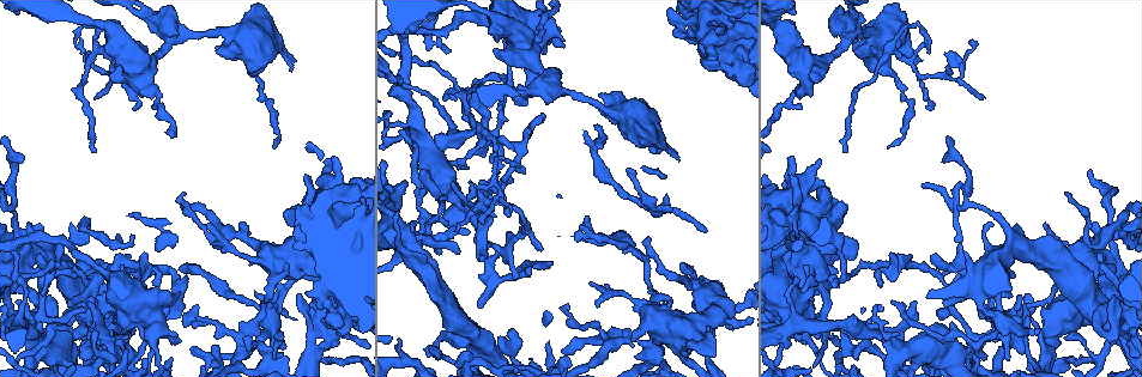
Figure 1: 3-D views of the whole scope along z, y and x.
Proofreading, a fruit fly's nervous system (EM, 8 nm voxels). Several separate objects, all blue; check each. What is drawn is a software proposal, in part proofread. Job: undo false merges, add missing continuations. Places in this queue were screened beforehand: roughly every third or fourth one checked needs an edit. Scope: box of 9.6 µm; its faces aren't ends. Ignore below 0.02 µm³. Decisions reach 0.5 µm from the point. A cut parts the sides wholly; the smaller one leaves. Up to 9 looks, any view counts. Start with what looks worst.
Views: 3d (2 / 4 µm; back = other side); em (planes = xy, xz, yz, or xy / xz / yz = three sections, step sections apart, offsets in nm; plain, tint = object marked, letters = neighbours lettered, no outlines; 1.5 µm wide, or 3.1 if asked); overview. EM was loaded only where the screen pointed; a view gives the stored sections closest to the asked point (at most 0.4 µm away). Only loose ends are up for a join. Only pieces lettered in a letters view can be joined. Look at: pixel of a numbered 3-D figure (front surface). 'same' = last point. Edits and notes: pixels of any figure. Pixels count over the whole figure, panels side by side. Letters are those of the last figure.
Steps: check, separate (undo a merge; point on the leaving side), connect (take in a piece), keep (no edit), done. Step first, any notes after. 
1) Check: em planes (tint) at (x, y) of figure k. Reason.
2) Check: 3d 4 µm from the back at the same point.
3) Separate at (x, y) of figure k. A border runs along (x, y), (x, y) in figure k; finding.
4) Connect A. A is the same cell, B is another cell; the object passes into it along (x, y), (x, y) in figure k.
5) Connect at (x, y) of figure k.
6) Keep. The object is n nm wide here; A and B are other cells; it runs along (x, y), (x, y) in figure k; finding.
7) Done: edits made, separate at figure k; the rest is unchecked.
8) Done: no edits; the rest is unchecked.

Check: em yz step 8 (tint) at (945, 340) of figure 1. Thick turns thin.

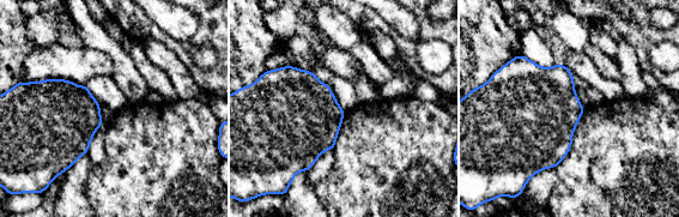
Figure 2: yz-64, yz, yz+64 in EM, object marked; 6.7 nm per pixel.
Check: em planes (letters) at the same point. Another direction.

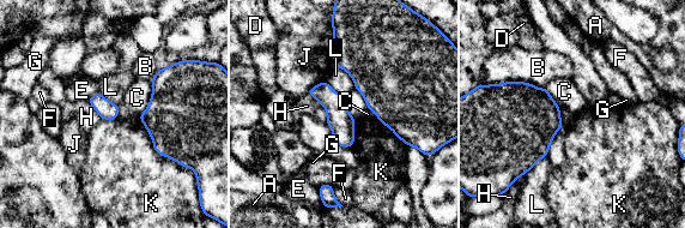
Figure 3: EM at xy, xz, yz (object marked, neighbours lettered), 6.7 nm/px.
Keep. A, B, C, D, E, F, G, H, J, K and L are other cells; a border runs along (138, 116), (152, 148), (177, 163) in figure 3; continuous, no second cell.

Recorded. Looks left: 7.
Check: 3d 2 µm at (482, 224) of figure 1. An open end.

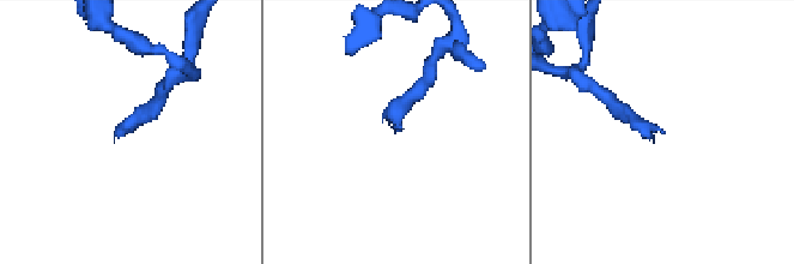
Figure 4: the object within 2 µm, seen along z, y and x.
Check: em xz step 4 (letters) at (400, 130) of figure 4. Shape alone is not enough.

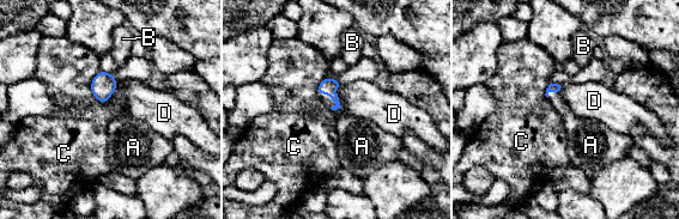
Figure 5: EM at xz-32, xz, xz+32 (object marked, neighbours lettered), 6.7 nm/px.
Keep. The longest contact is with C, 220 nm; A, B, C and D are other cells; a border runs along (99, 71), (90, 91), (105, 103) in figure 5; none of them fits.

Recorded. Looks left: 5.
Check: 3d 4 µm from the back at (290, 71) of figure 1. Tapers out.

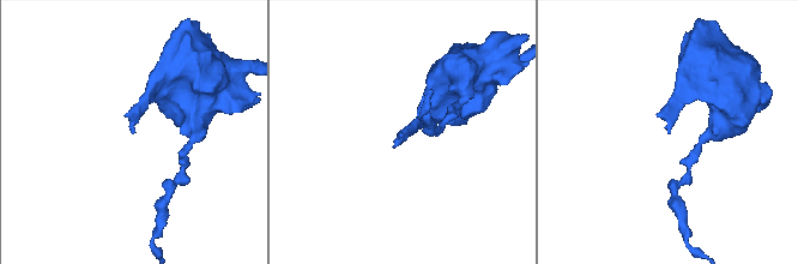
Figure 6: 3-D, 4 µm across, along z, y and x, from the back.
Check: em planes (letters) at (670, 131) of figure 6.

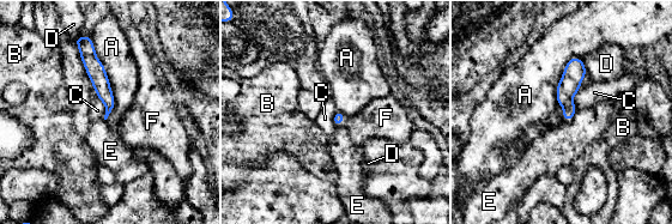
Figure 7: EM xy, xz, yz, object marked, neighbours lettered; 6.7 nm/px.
Connect F. F is the same cell, A, B, C, D and E are other cells; the object passes into it along (338, 117), (343, 120), (380, 119) in figure 7; it goes on there.

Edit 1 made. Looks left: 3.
Check: em planes (letters) at (1087, 171) of figure 1. Free end.

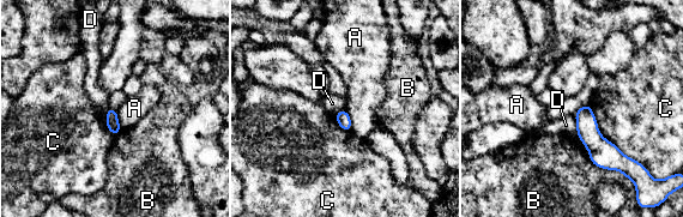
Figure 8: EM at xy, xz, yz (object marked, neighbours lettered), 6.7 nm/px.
Keep. A, B, C and D are other cells; no lettered piece goes on from it.

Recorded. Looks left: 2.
Done: edits made, connect at figure 7; the rest is unchecked.

